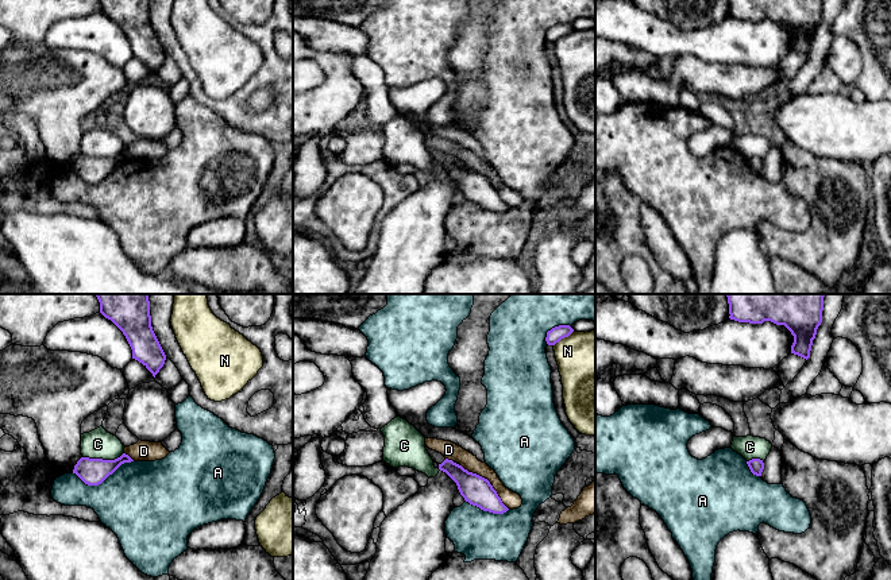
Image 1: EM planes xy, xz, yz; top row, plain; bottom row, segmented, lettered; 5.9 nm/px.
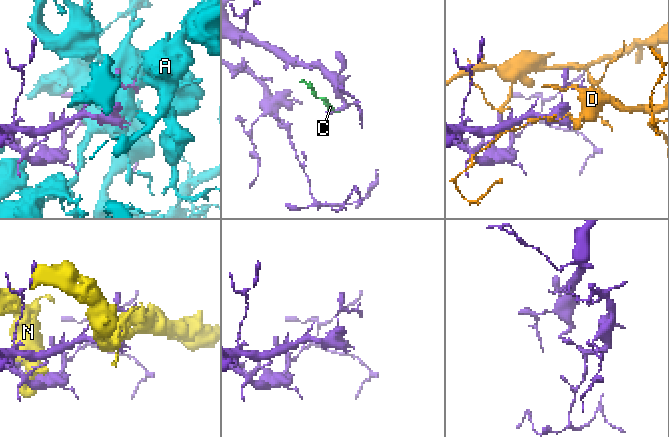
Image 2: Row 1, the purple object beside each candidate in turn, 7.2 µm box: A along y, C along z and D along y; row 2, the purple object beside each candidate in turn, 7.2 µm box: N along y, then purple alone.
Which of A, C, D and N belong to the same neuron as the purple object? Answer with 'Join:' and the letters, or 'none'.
Join: none

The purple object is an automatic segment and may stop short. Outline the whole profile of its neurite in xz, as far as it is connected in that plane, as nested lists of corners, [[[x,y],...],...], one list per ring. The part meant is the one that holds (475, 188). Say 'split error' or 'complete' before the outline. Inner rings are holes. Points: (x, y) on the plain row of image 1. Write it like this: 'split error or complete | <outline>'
complete | [[[448,156],[439,162],[439,167],[456,181],[460,193],[470,202],[493,212],[504,212],[509,208],[487,177],[468,170]]]

